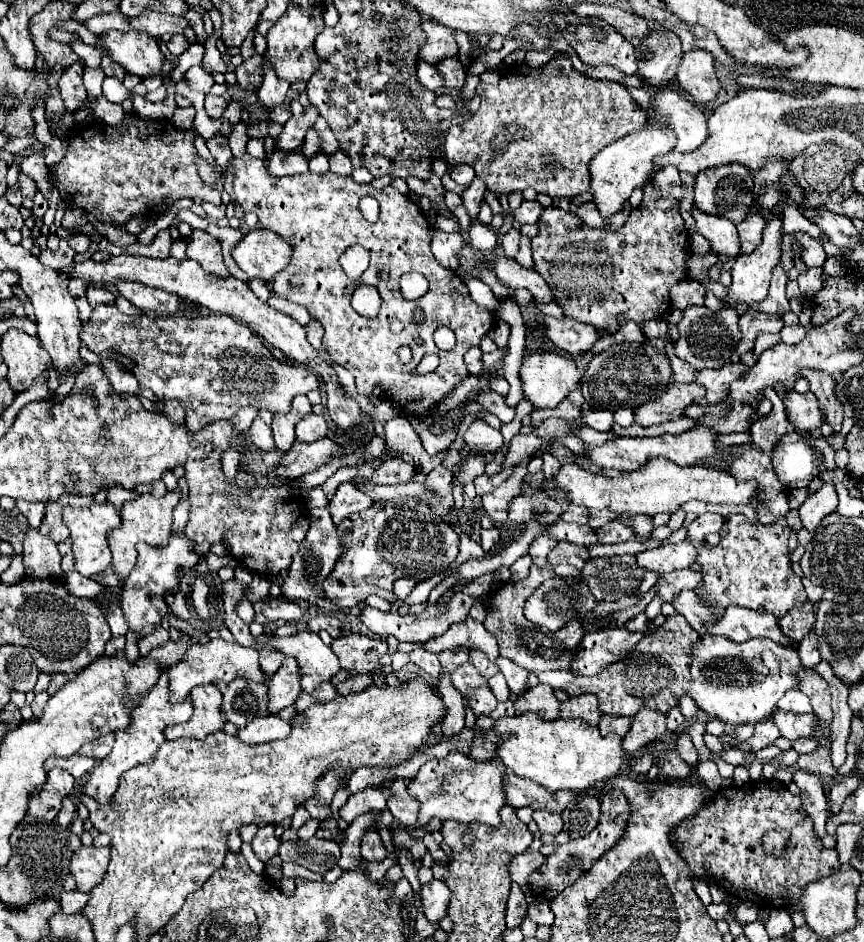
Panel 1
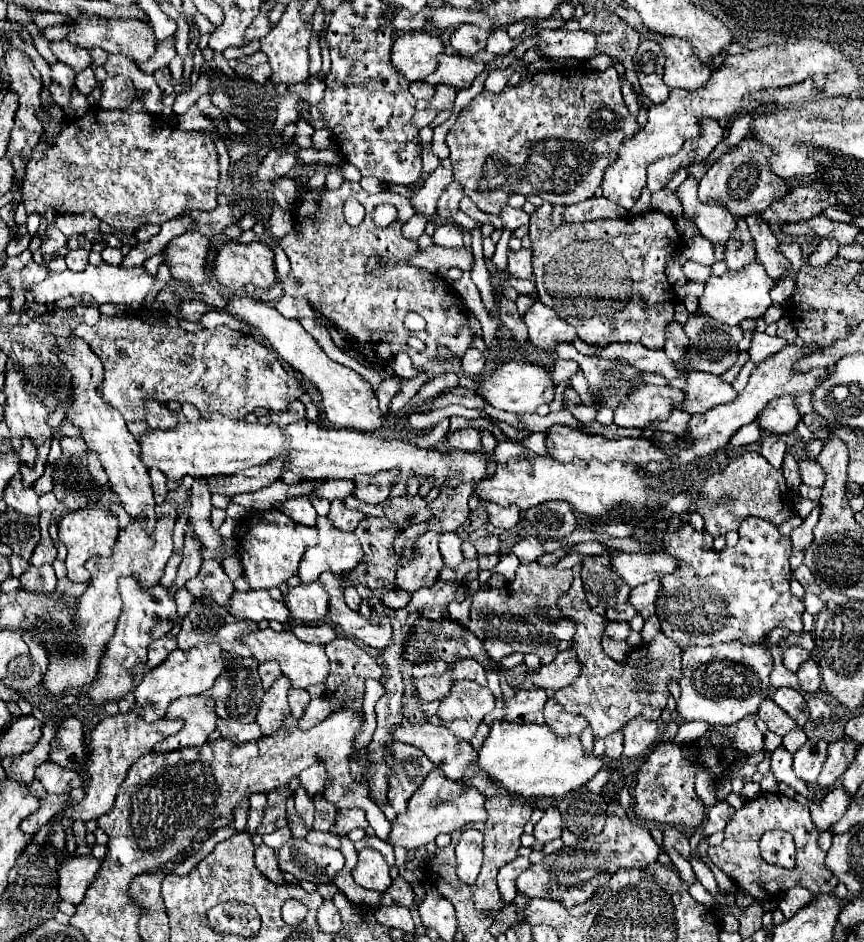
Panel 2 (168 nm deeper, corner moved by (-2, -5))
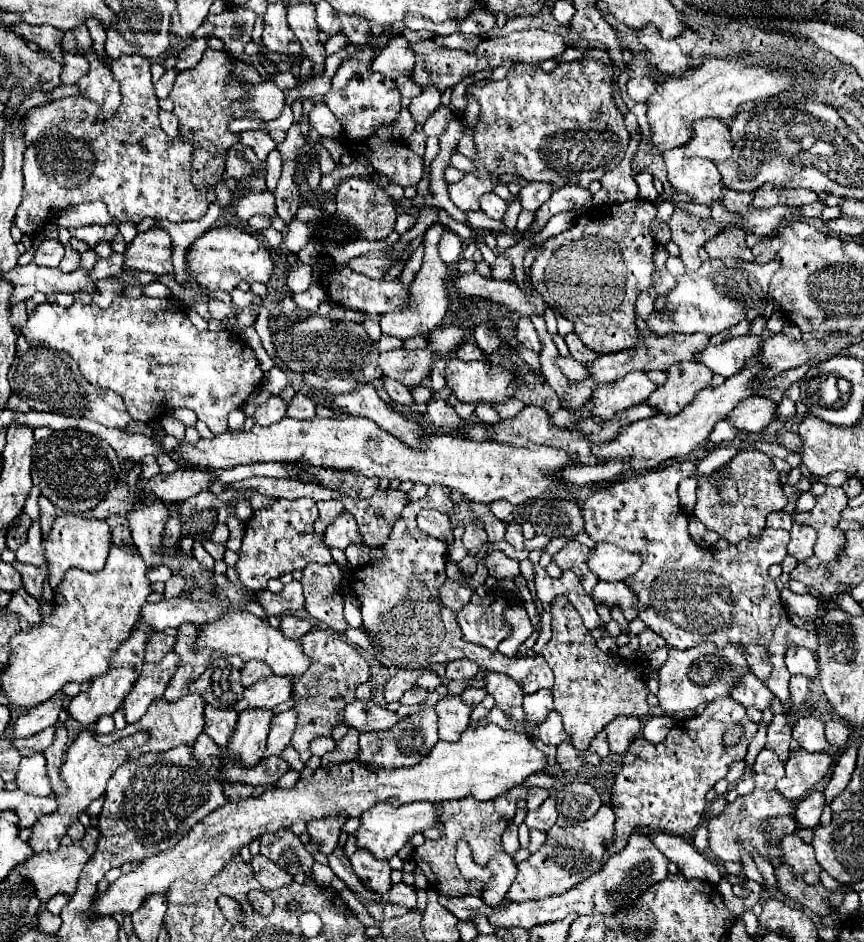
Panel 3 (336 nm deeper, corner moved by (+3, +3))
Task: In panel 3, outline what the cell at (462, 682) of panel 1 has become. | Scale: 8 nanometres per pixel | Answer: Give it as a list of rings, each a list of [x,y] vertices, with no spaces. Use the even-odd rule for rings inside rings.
[[[460,696],[444,698],[436,704],[436,716],[438,716],[438,736],[446,742],[460,740],[460,734],[468,728],[470,714],[474,706],[466,704]]]

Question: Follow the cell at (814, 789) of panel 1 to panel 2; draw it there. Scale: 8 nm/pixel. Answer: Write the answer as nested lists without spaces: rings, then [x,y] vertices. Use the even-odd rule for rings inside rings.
[[[779,746],[779,748],[773,750],[773,754],[771,754],[771,770],[773,770],[773,774],[775,774],[775,778],[779,782],[789,784],[801,796],[805,796],[807,800],[813,800],[813,792],[809,790],[809,786],[795,776],[795,772],[791,768],[791,754],[783,746]]]

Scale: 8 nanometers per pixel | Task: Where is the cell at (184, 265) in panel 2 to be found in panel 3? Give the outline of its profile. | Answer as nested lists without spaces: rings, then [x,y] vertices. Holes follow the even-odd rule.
[[[152,228],[138,234],[126,248],[124,268],[154,272],[154,274],[174,274],[172,266],[172,238],[164,228]]]

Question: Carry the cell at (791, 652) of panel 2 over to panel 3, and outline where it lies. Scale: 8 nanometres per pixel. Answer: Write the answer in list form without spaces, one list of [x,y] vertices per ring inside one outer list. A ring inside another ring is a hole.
[[[790,646],[786,650],[784,662],[786,662],[786,668],[788,668],[790,674],[804,674],[808,678],[818,676],[818,664],[816,664],[814,652],[810,652],[808,648]]]

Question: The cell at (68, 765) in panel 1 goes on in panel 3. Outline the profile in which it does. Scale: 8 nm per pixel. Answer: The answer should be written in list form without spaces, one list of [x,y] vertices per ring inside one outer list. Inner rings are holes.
[[[32,754],[28,758],[22,758],[20,762],[20,774],[16,774],[16,784],[20,790],[28,794],[40,794],[50,796],[50,778],[46,772],[46,760],[42,754]]]

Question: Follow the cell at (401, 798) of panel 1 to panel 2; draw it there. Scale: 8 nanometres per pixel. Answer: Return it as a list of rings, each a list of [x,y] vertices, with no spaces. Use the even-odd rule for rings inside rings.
[[[393,742],[387,746],[387,750],[395,758],[395,766],[391,768],[393,774],[387,780],[387,800],[395,808],[395,812],[403,812],[407,808],[407,800],[423,784],[427,774],[439,768],[433,766],[433,762],[429,762],[429,758],[425,758],[425,754],[415,746]]]

